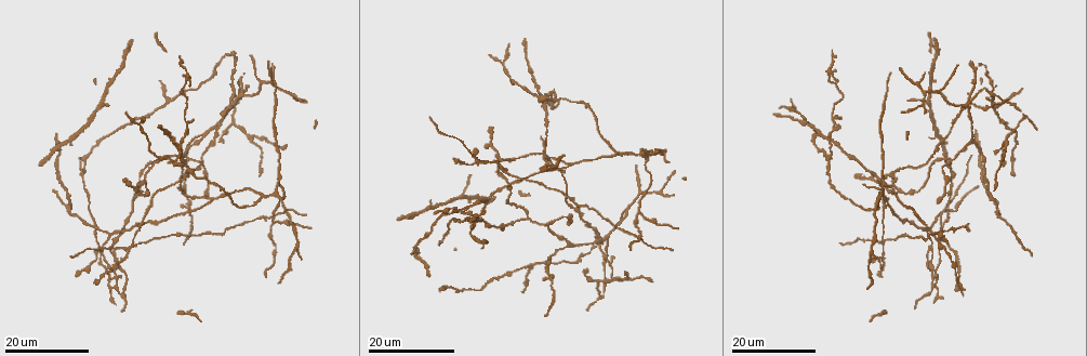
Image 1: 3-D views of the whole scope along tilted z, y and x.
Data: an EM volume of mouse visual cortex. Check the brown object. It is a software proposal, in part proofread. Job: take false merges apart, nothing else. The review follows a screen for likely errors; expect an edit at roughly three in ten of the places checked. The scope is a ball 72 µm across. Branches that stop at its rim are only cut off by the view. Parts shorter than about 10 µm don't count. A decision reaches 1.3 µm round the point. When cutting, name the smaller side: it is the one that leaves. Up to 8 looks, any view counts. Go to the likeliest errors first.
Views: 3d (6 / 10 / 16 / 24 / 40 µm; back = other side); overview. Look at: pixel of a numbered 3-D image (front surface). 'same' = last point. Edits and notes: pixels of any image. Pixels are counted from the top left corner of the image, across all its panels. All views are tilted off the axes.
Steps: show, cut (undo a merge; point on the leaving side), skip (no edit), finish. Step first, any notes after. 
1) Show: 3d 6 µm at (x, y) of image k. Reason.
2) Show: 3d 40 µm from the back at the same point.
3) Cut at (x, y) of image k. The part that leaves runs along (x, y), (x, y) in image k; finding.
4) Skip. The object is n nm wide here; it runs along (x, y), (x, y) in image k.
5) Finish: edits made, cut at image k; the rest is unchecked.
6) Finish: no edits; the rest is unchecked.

Show: 3d 24 µm at (952, 161) of image 1. Four or more arms meet.

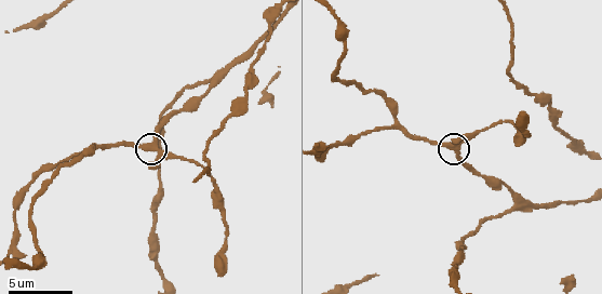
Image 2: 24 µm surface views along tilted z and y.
Show: 3d 6 µm at (155, 148) of image 2.

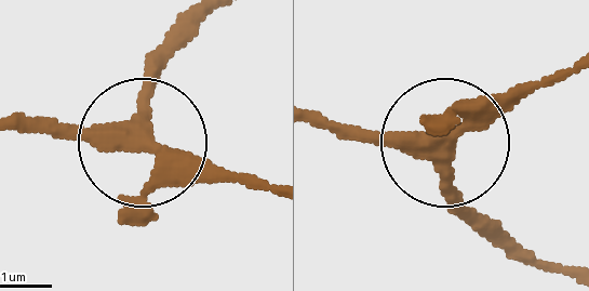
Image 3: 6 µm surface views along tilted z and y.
Skip. 4 arms meet here; continuous, no second neuron.

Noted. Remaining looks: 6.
Show: 3d 24 µm at (539, 97) of image 1. Four arms meet.

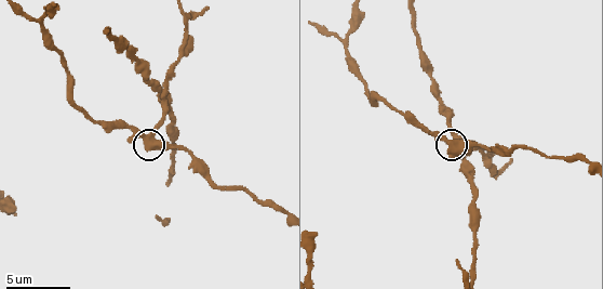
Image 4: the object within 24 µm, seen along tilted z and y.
Show: 3d 10 µm at (148, 137) of image 4. Zoom in.

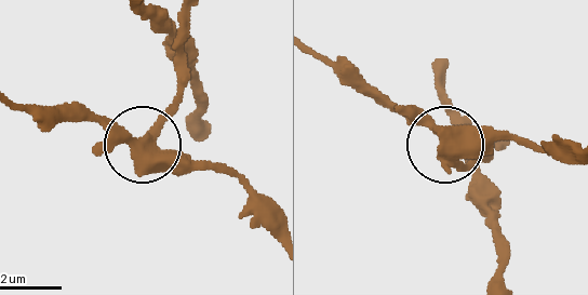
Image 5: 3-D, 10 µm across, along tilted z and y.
Cut at (174, 105) of image 5. Two neurons meet here.

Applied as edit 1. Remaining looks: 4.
Show: 3d 16 µm at (879, 180) of image 1. Looks like a crossing.

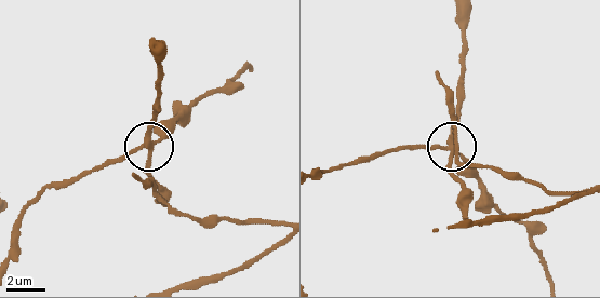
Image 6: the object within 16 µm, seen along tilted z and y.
Show: 3d 10 µm at (452, 150) of image 6.

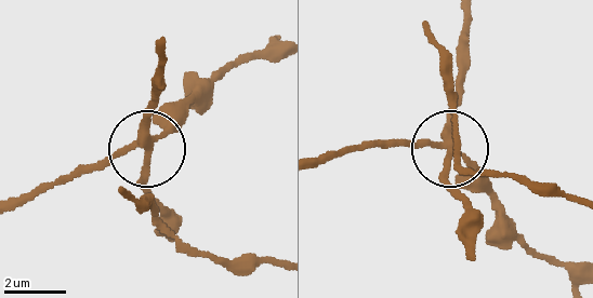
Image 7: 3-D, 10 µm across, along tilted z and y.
Cut at (142, 178) of image 7. The side arm is 76 µm long; 4 arms meet here; two neurons meet here.

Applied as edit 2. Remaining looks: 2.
Finish: edits made, cut at image 5, cut at image 7; the rest is unchecked.

